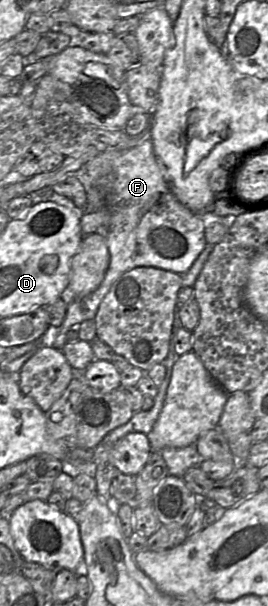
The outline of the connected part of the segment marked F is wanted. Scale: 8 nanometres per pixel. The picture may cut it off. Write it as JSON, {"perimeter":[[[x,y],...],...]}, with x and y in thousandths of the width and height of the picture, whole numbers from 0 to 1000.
{"perimeter":[[[549,226],[534,236],[470,248],[403,246],[373,251],[287,282],[287,294],[313,305],[321,317],[336,309],[377,310],[410,337],[410,366],[403,383],[388,389],[410,432],[377,470],[347,483],[306,493],[280,493],[250,503],[243,525],[198,563],[220,568],[246,566],[246,548],[265,540],[287,540],[310,530],[354,525],[369,503],[407,482],[414,470],[459,450],[507,441],[578,441],[690,452],[772,404],[769,375],[750,353],[731,353],[675,337],[638,315],[578,257],[560,226]]]}

